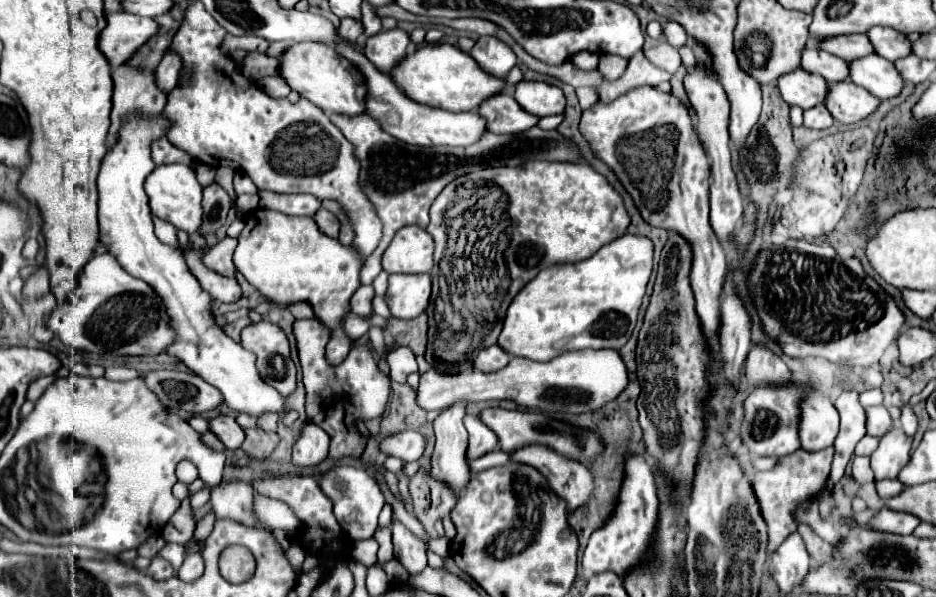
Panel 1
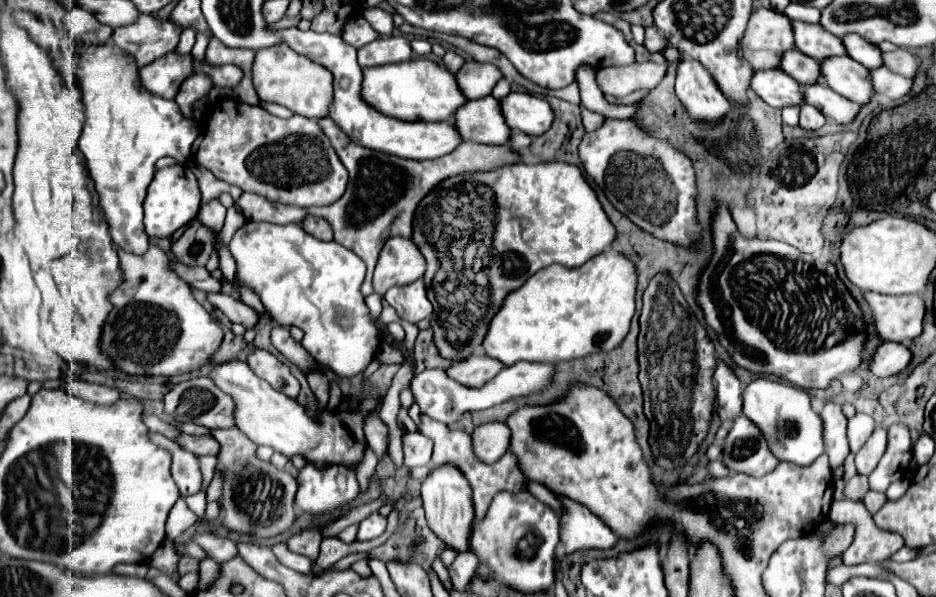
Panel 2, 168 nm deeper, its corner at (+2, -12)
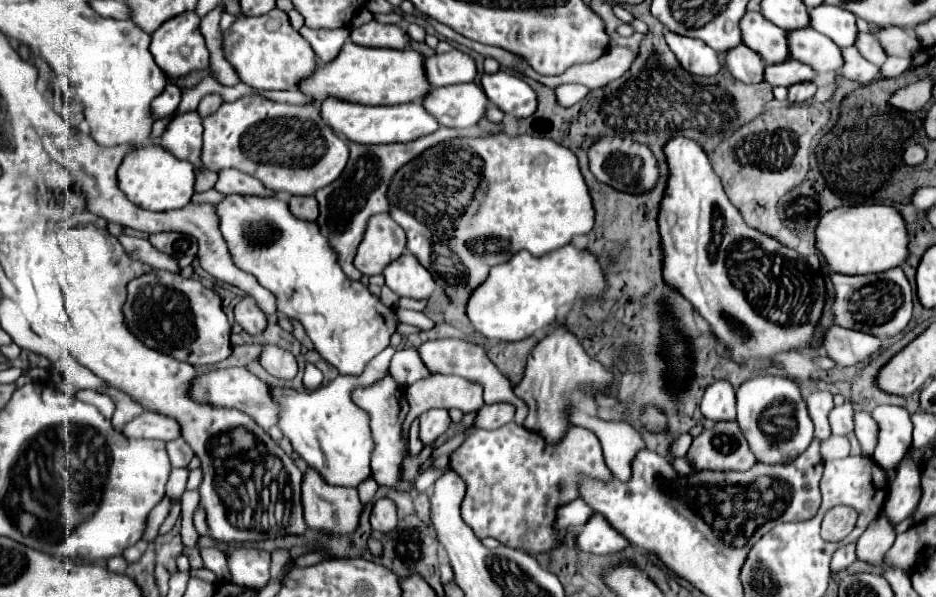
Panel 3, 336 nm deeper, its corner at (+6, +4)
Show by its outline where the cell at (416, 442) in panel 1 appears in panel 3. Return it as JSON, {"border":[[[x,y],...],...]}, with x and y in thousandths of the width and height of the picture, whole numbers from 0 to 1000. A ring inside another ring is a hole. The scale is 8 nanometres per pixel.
{"border":[[[456,687],[448,697],[448,737],[456,747],[478,724],[482,704],[478,687]]]}

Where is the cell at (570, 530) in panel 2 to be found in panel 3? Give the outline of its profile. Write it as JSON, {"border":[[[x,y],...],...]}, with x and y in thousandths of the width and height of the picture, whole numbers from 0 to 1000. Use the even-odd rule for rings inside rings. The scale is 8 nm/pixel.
{"border":[[[634,861],[616,894],[616,918],[623,925],[653,928],[666,921],[670,911],[672,908],[642,861]]]}

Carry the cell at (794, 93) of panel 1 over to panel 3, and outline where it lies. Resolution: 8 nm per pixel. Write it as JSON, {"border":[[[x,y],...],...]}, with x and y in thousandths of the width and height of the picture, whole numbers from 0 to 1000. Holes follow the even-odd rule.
{"border":[[[796,74],[790,80],[783,80],[775,94],[775,107],[777,107],[777,117],[787,134],[794,134],[796,141],[815,141],[817,137],[815,101],[811,101],[811,90],[807,84],[796,80]]]}

